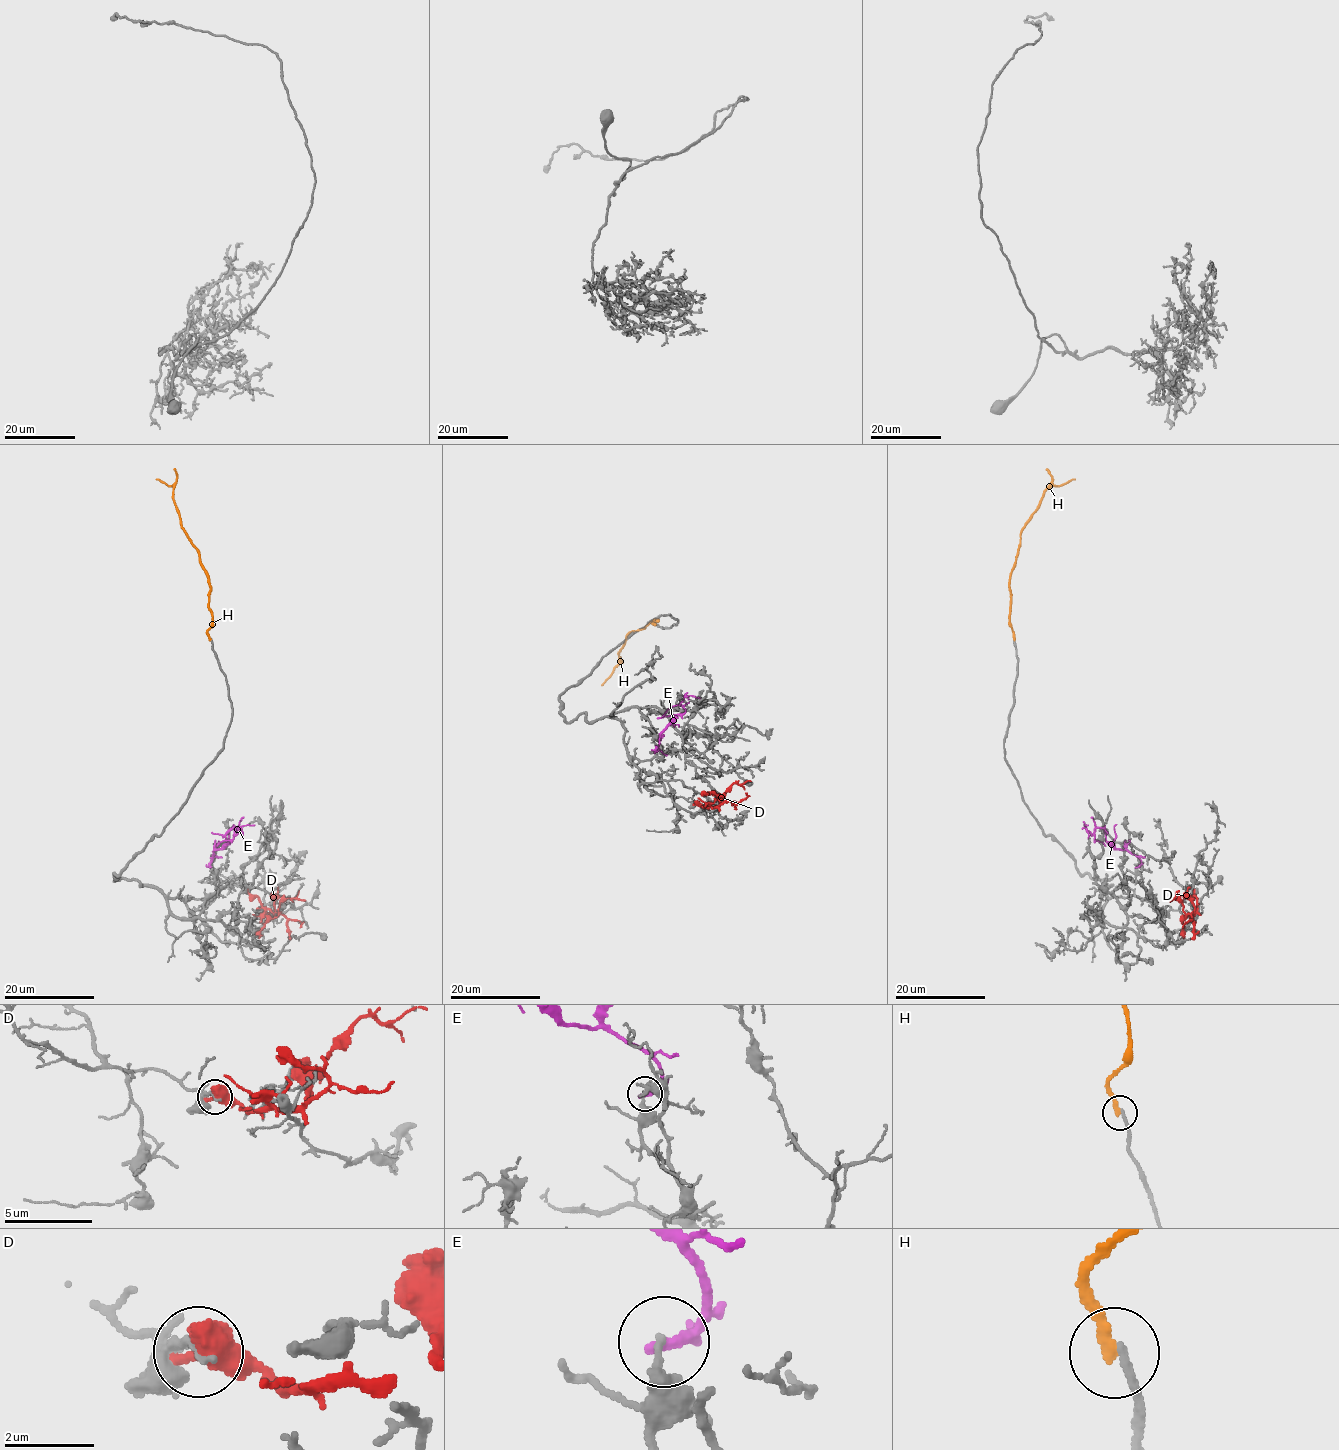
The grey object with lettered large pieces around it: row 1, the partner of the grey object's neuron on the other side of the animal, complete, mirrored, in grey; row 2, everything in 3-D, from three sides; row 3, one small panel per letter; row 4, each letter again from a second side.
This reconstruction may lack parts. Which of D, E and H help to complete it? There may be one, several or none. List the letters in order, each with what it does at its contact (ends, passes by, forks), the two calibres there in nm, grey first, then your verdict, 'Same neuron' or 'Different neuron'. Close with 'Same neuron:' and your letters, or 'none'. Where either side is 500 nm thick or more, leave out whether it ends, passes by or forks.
D: It forks there. Thickness 150 nm (grey) against 440 nm. Different neuron
E: It passes by. Thickness 120 nm (grey) against 200 nm. Different neuron
H: It ends there. Thickness 200 nm (grey) against 240 nm. Different neuron
Same neuron: none

